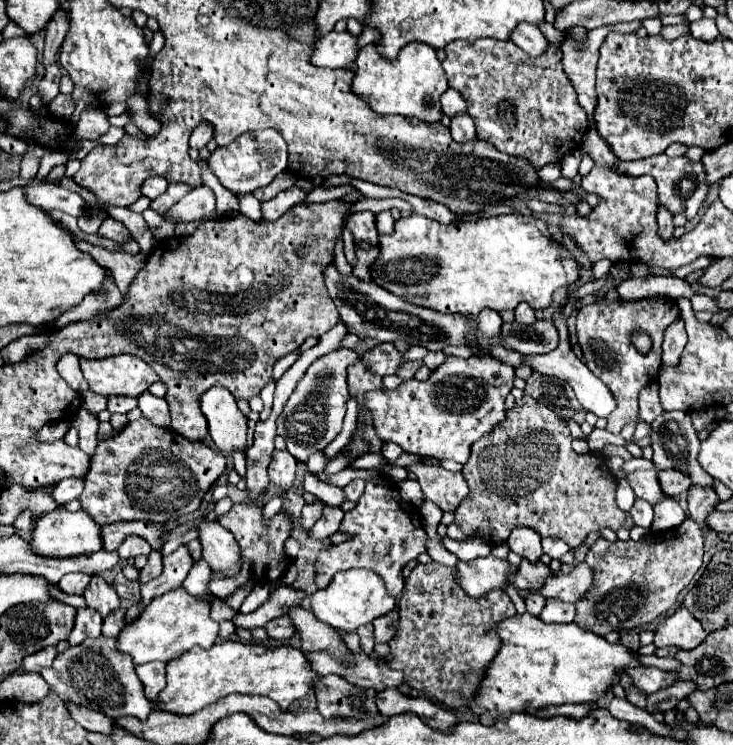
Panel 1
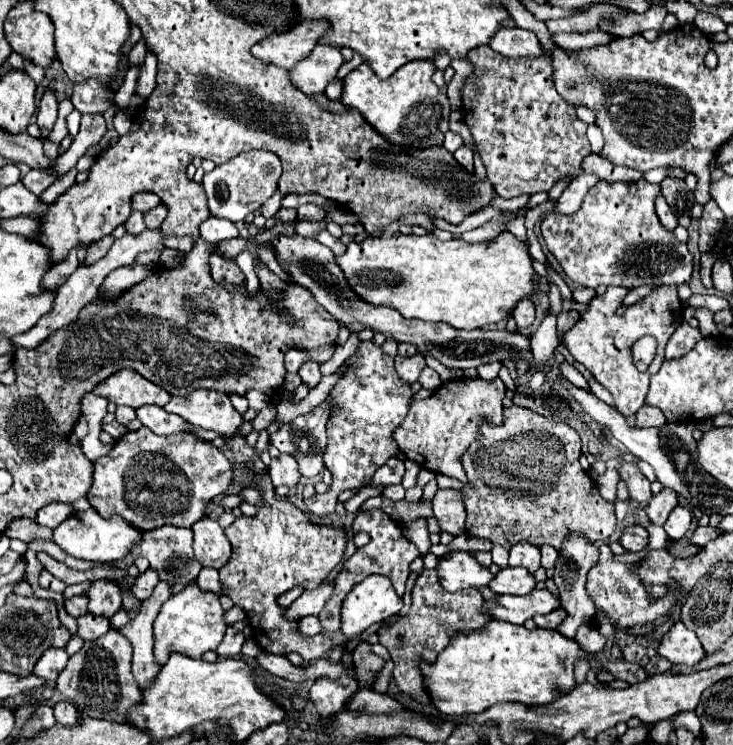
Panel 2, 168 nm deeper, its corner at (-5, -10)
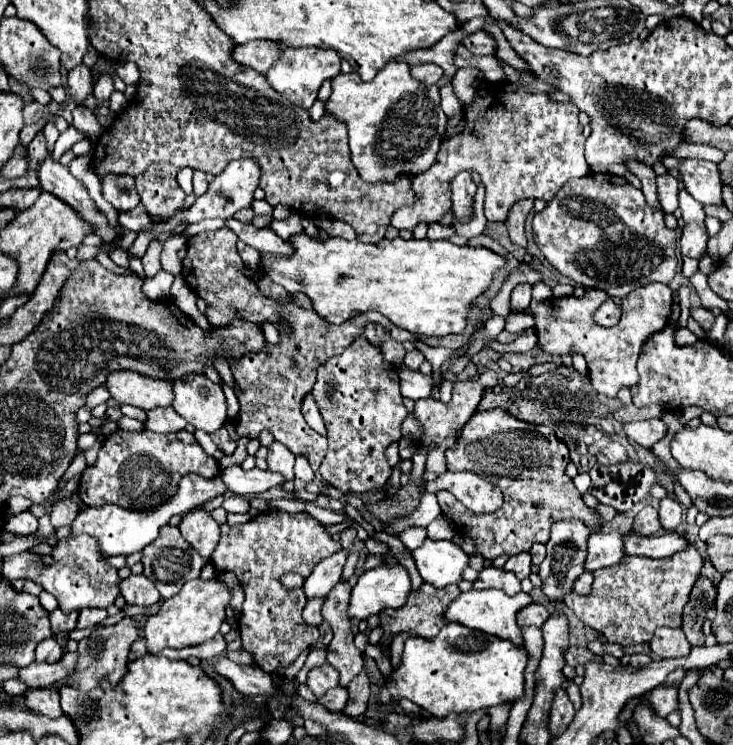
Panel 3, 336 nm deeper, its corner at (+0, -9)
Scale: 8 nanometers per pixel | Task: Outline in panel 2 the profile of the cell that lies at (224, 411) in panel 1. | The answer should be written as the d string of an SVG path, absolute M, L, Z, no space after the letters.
M194 391L188 397L172 397L164 409L224 437L234 437L244 425L244 419L232 407L230 397L218 391Z

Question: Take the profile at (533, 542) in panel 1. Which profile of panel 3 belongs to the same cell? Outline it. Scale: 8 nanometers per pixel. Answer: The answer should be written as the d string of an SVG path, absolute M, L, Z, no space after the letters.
M521 552L521 554L509 556L509 560L505 562L503 568L509 570L509 572L513 572L519 580L529 578L529 574L531 574L531 558L529 558L529 552Z

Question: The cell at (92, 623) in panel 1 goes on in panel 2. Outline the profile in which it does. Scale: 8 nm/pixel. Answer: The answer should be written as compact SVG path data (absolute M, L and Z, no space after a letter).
M86 613L78 617L78 631L76 635L84 641L94 641L110 631L110 621L106 617L98 617L92 613Z

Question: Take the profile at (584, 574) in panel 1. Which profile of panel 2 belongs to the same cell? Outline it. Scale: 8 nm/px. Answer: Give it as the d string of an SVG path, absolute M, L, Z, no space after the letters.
M534 589L530 595L514 597L514 595L498 595L496 599L486 599L486 611L500 621L522 625L526 619L534 615L548 615L558 609L558 595L548 589Z

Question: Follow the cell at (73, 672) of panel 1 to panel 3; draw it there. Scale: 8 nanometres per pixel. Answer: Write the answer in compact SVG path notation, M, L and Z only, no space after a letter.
M123 618L119 624L93 630L87 638L83 638L79 642L79 664L77 664L77 670L69 676L67 684L89 690L91 688L89 684L97 684L97 680L105 678L105 676L113 684L121 682L121 678L125 676L125 670L127 670L127 662L129 662L129 658L127 658L129 648L137 638L139 638L139 624L135 618Z

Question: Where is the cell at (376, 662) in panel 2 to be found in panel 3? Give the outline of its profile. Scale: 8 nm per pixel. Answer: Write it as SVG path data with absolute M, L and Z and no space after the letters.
M365 670L349 684L347 690L349 690L349 702L343 714L351 718L359 718L365 712L367 700L369 700L369 676L365 674Z

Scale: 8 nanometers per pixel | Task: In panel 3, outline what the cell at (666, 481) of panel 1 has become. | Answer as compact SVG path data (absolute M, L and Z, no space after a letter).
M645 506L635 516L635 522L633 522L631 530L639 536L653 536L659 528L661 528L661 524L659 524L659 518L657 518L657 510L651 508L651 506Z

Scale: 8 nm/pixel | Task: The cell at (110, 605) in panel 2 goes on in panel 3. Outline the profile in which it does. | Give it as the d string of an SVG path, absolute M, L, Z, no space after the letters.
M73 534L59 538L51 554L39 560L43 562L43 566L37 566L37 556L31 552L7 556L3 558L3 576L9 582L21 578L21 580L33 580L35 584L41 584L43 590L51 592L57 598L59 608L63 612L83 610L83 608L107 608L119 596L121 578L117 576L117 568L107 564L105 554L97 550L97 542L93 542L93 538L89 538L87 534L77 538L73 538Z

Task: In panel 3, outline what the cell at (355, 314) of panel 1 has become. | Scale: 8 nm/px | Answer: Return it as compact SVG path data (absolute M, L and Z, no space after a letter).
M229 218L225 222L225 226L229 230L233 230L237 234L239 240L243 240L245 244L257 248L259 252L269 252L269 254L279 254L279 256L289 256L293 254L293 246L289 246L283 238L279 238L275 232L265 230L265 228L255 228L253 224L243 224L235 218Z

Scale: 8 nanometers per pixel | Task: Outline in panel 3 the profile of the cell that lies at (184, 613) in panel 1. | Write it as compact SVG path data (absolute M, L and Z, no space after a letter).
M197 578L193 582L187 582L177 596L161 604L159 614L147 618L147 624L143 628L147 650L151 654L157 654L157 650L163 648L185 648L211 640L225 620L225 610L229 602L231 602L231 590L225 582L217 578L215 580Z

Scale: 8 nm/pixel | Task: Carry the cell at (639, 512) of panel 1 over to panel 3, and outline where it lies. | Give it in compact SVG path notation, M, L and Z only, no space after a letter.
M617 530L593 532L589 538L589 550L585 558L585 572L595 572L617 564L623 558L623 540Z

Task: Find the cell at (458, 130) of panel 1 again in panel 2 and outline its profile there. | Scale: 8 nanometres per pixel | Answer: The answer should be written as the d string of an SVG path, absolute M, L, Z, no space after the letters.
M462 145L462 147L454 153L454 157L456 157L456 161L458 161L464 169L474 171L474 165L472 165L472 149L470 149L470 147Z

